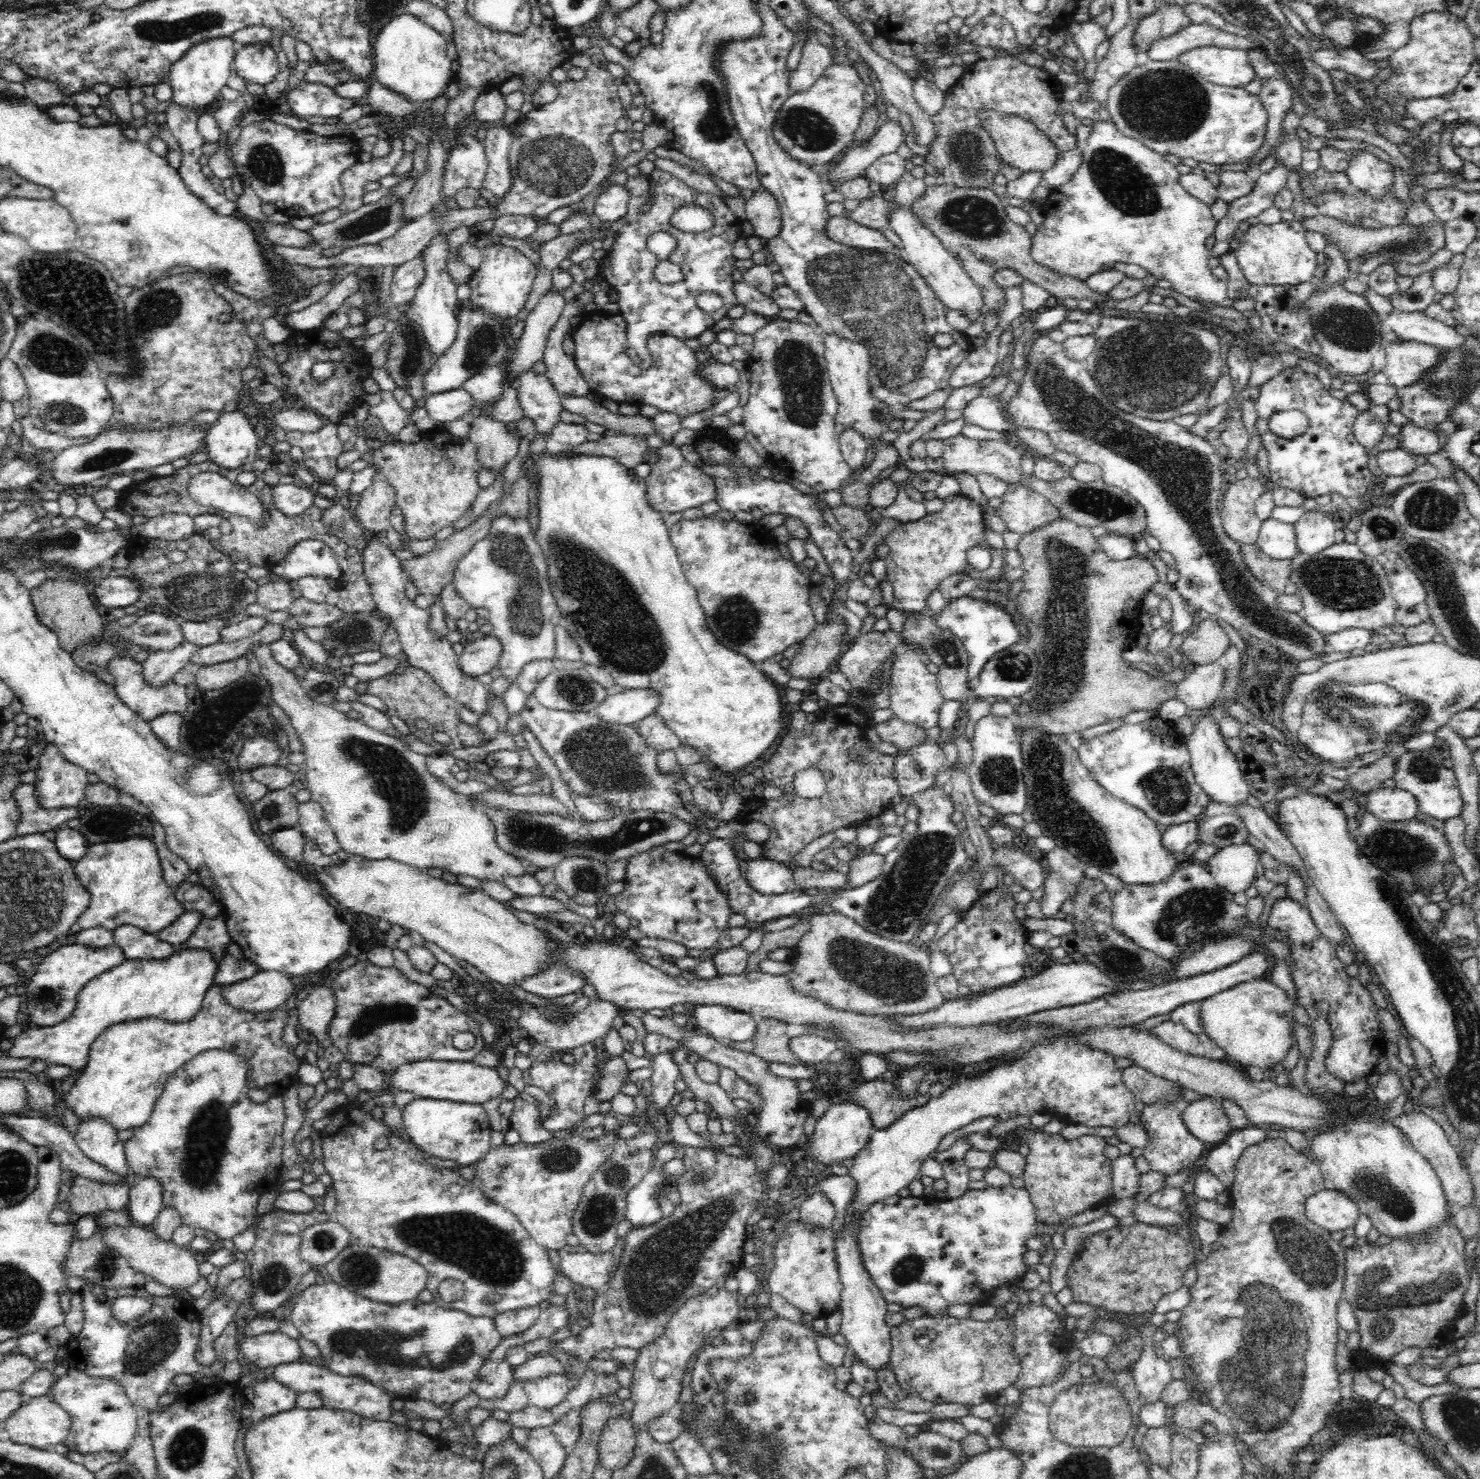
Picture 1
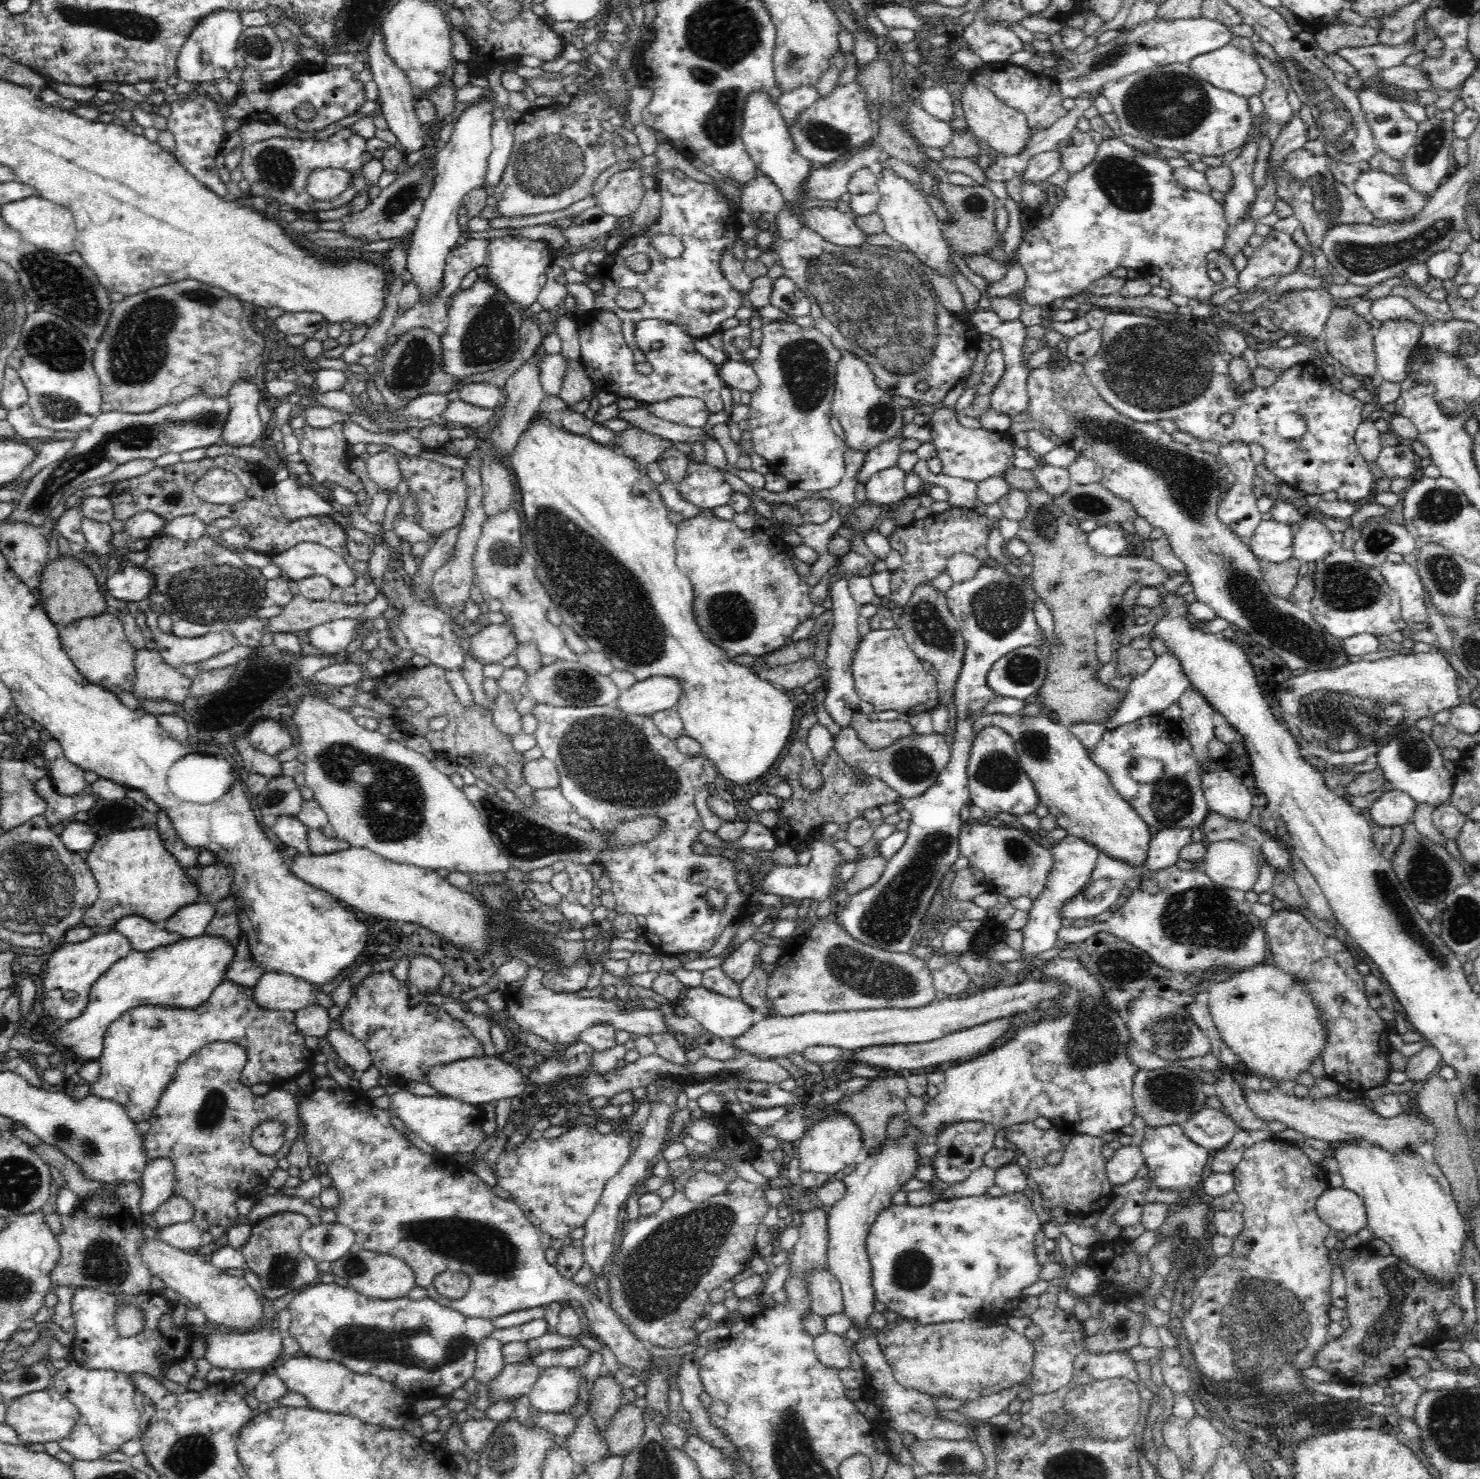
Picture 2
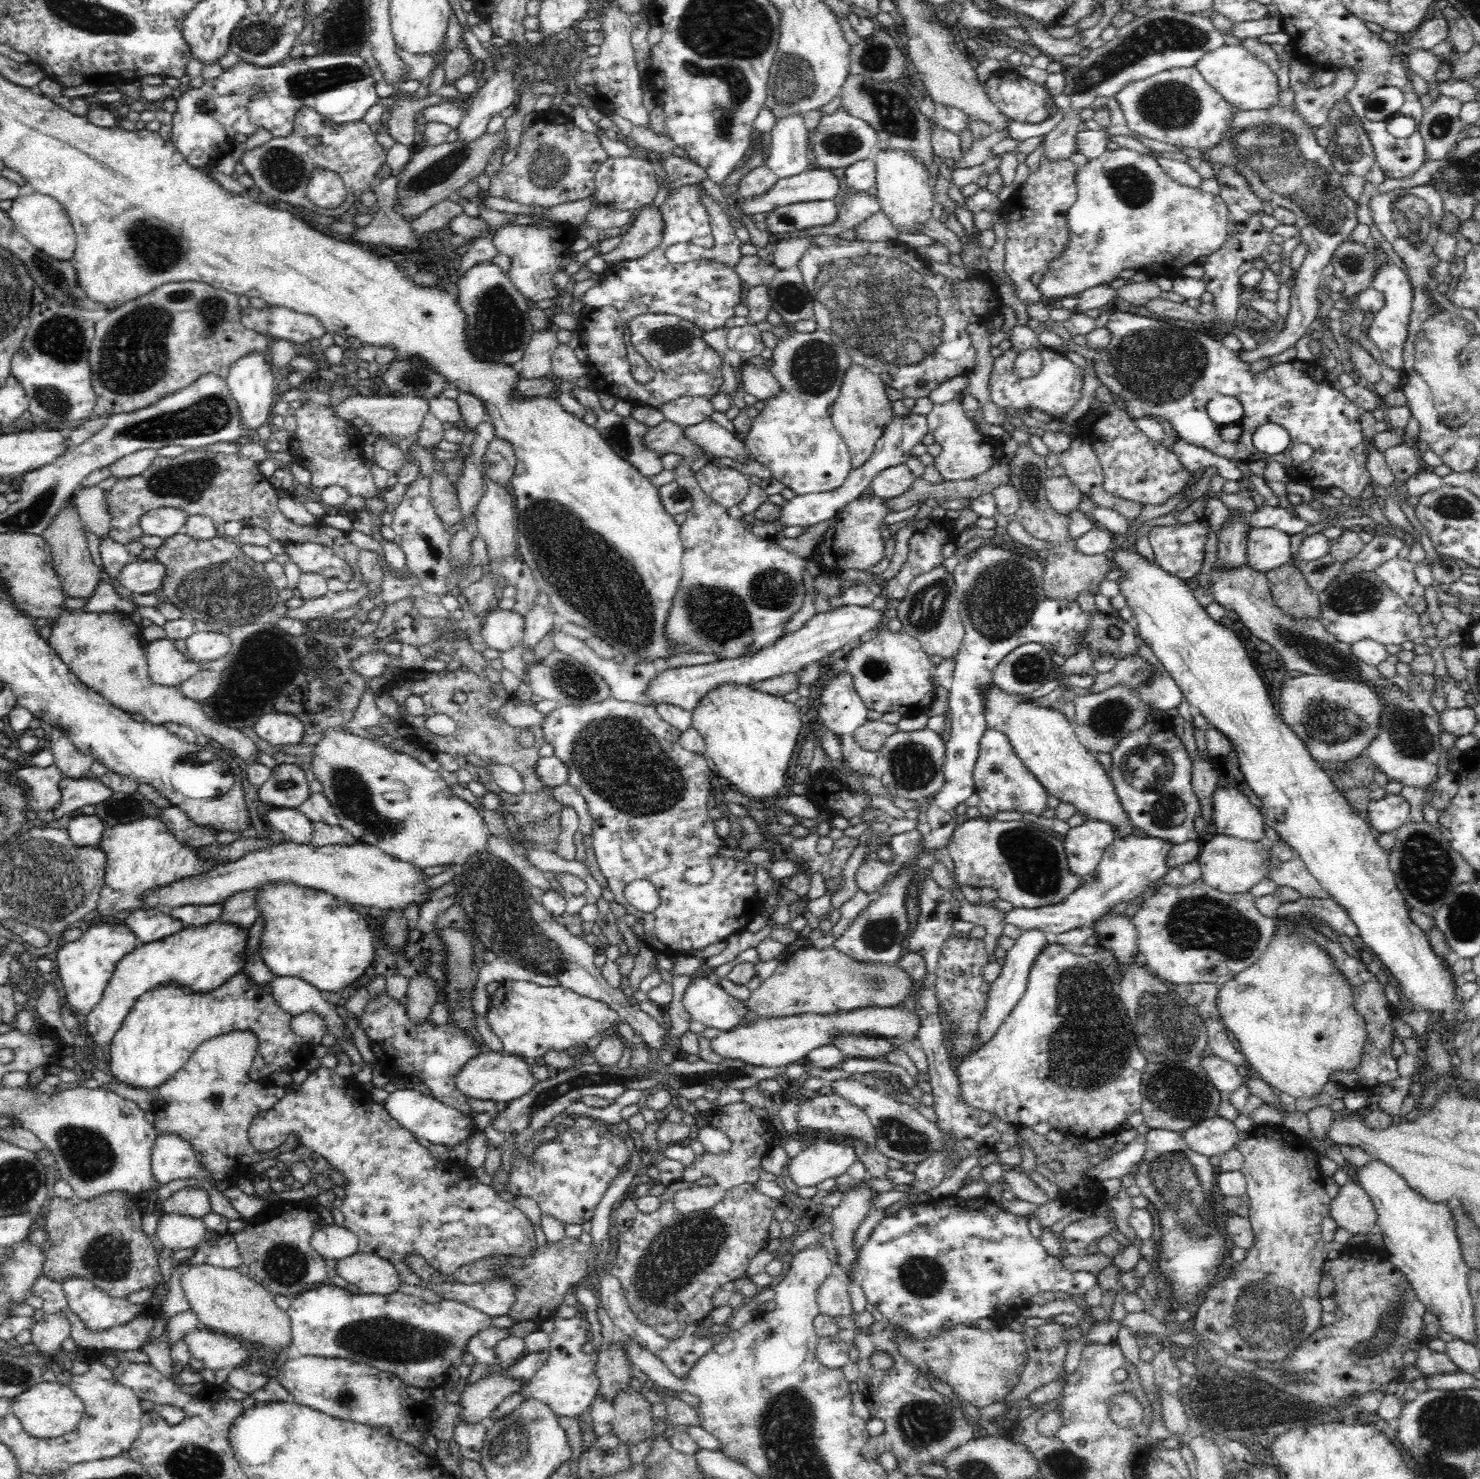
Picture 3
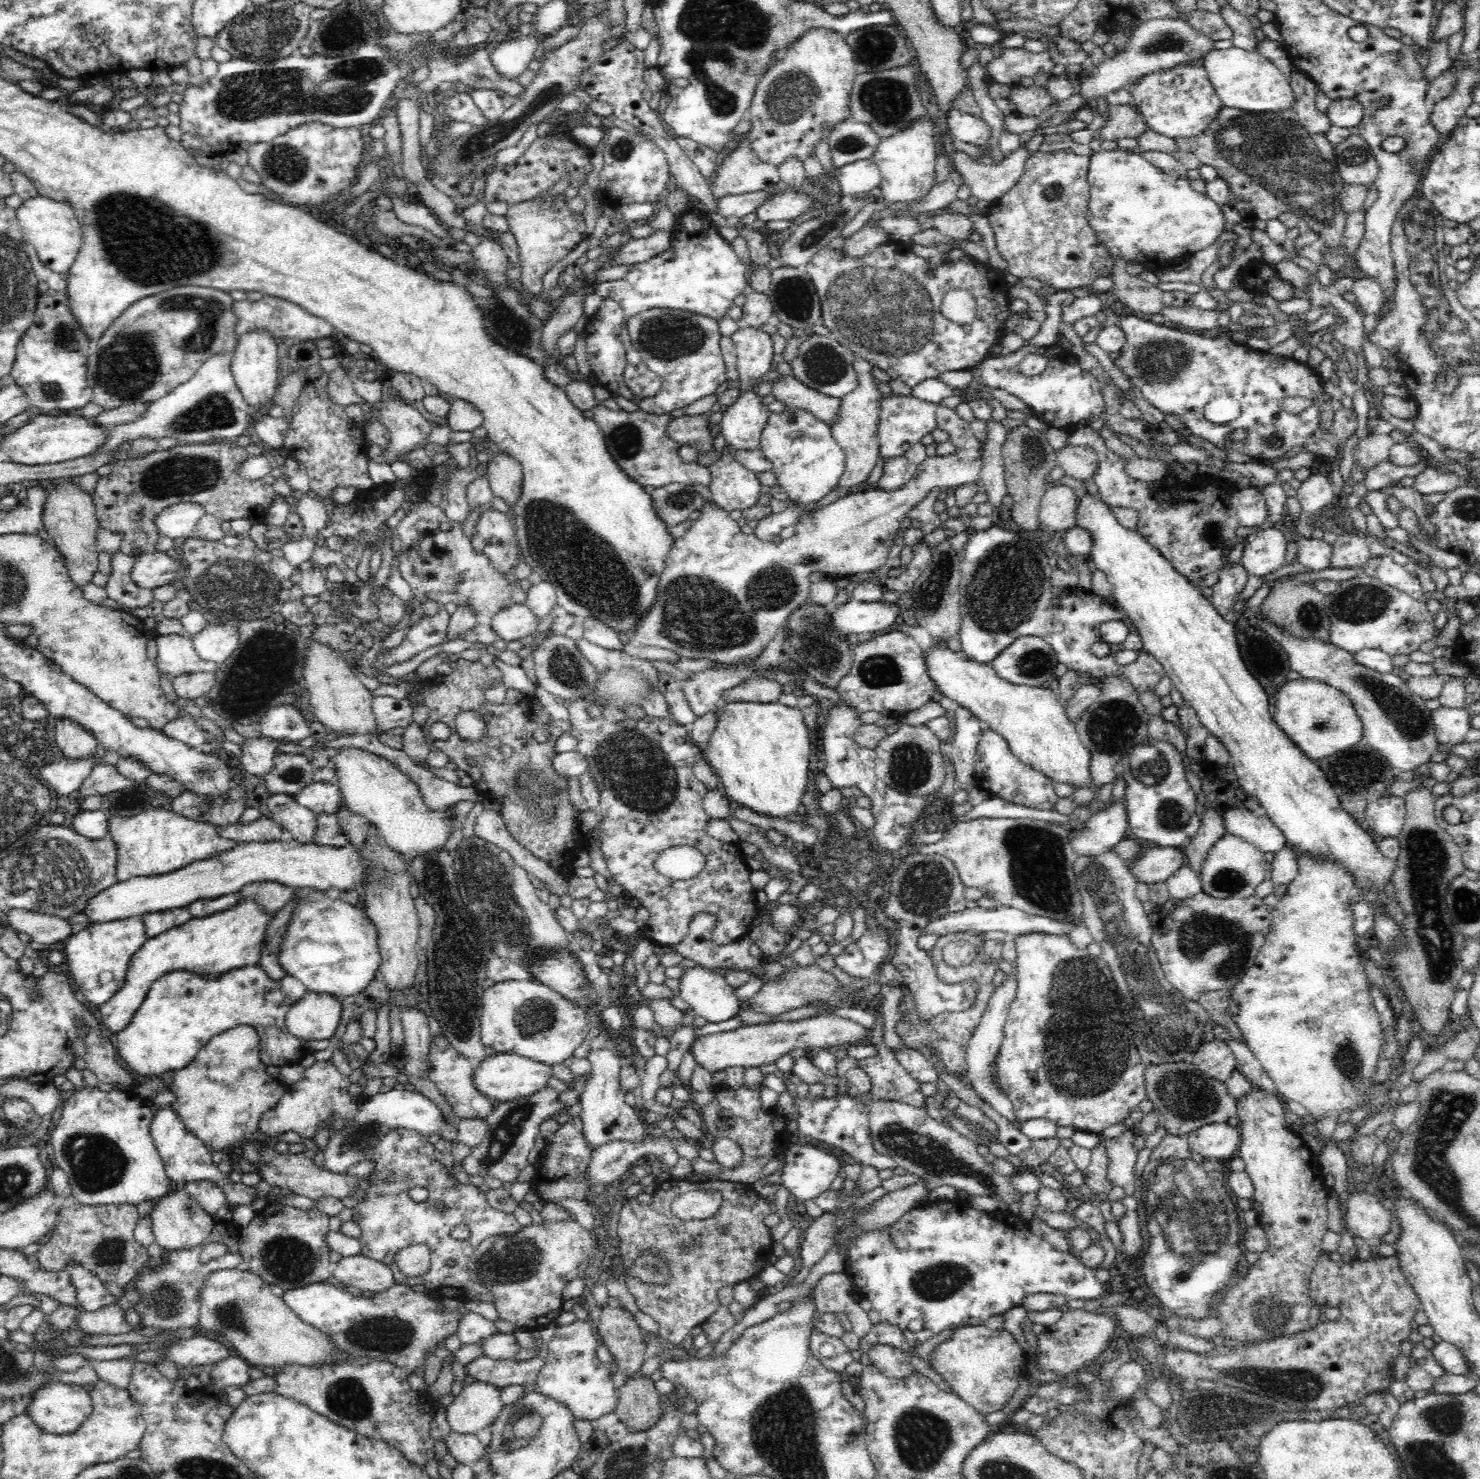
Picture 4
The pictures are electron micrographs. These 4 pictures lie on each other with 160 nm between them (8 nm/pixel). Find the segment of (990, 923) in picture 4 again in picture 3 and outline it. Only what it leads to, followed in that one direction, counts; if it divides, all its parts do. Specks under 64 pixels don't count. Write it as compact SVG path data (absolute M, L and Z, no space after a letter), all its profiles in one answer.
M1118 838L1106 848L1093 876L1086 883L1082 882L1064 903L1032 909L1015 907L1006 912L1004 924L1014 924L1023 931L1039 928L1051 936L1091 925L1114 906L1130 900L1138 901L1145 887L1163 878L1170 870L1166 856L1172 846L1172 843L1158 838Z

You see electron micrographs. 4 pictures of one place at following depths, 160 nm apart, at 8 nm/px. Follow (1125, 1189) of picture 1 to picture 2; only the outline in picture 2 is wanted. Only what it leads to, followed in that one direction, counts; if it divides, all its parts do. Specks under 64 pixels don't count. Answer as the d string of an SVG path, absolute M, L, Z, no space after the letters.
M1130 1144L1116 1149L1114 1155L1107 1160L1105 1169L1110 1182L1113 1185L1121 1185L1134 1179L1142 1165L1144 1161L1140 1147Z

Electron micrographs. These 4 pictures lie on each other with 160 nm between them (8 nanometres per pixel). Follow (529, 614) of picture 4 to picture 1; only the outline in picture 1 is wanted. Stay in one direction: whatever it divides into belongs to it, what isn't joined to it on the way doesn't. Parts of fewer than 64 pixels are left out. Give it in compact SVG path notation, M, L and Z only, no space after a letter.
M490 635L477 640L465 641L465 647L458 658L460 669L470 677L478 677L497 668L500 660L502 645Z

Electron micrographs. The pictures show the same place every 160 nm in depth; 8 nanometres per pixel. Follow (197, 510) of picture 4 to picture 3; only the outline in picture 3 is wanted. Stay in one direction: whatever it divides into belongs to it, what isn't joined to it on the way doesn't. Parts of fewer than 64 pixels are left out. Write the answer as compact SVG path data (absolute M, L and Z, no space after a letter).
M158 508L140 516L140 527L148 536L170 538L182 533L188 514L176 508Z

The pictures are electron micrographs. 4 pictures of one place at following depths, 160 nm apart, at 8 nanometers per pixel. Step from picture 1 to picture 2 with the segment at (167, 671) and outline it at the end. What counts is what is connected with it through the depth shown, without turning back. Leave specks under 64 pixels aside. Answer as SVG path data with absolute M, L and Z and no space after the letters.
M150 608L145 611L147 624L160 651L160 658L179 670L187 664L208 660L221 652L228 652L237 641L228 629L214 627L208 634L196 638L179 638L174 634L164 634L156 624L156 614Z

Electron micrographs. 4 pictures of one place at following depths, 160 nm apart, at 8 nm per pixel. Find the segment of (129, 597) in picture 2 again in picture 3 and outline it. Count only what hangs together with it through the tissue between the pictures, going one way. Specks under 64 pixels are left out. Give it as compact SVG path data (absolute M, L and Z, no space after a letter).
M132 559L122 570L117 580L121 588L136 594L159 593L164 582L165 568L158 561Z

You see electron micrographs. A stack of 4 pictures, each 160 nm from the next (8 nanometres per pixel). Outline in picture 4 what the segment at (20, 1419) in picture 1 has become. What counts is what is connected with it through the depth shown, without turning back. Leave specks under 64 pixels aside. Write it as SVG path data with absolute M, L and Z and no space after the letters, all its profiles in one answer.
M53 1382L38 1388L32 1394L32 1402L28 1404L25 1412L44 1432L61 1435L76 1432L84 1419L92 1414L92 1410L92 1397L88 1393L88 1388Z

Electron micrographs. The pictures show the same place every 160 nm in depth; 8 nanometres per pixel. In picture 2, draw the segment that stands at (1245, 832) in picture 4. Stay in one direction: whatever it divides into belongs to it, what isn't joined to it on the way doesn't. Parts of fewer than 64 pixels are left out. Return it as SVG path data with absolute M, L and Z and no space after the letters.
M1213 760L1201 781L1210 812L1216 812L1230 820L1249 819L1255 806L1253 794L1220 760Z

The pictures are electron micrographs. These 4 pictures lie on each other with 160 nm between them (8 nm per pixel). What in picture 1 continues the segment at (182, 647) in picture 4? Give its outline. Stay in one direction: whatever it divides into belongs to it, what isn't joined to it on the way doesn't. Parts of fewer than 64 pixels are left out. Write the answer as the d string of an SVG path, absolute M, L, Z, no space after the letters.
M132 657L112 658L106 669L115 678L115 685L112 685L112 688L116 691L118 699L130 707L141 720L150 722L164 713L182 714L188 706L186 686L176 684L172 680L162 686L148 685L144 681L142 663L134 661Z

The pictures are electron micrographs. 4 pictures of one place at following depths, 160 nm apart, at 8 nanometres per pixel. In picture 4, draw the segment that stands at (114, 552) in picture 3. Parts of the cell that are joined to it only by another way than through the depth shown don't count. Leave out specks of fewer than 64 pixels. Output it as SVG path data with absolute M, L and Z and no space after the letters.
M121 550L110 555L110 559L112 559L112 574L109 574L105 586L107 595L128 609L144 608L151 604L154 600L153 590L136 585L130 576L135 557L128 556Z

